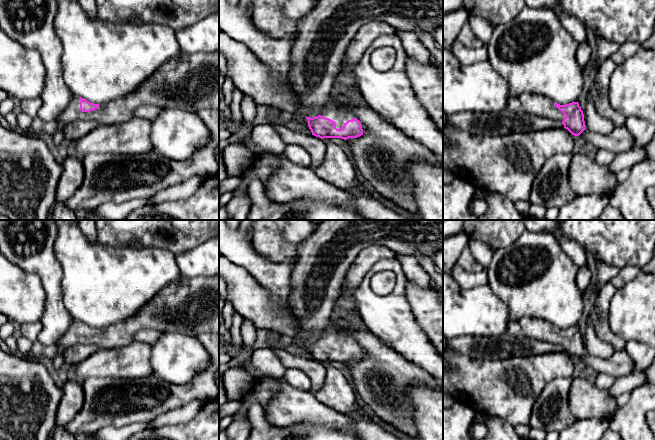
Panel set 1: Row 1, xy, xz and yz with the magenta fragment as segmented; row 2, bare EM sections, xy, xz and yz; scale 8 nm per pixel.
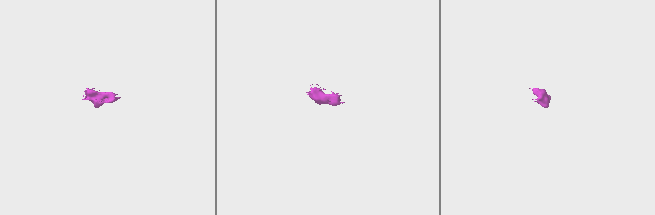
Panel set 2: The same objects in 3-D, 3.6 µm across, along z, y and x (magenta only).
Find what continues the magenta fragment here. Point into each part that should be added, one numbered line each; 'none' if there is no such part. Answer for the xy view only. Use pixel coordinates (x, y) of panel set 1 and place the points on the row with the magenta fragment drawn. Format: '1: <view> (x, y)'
1: xy (191, 83)

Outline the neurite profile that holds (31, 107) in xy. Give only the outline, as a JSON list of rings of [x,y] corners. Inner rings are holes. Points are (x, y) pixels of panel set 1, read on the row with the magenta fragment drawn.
[[[41,98],[22,99],[20,100],[19,111],[22,111],[26,113],[28,116],[35,118],[41,106],[42,106]]]

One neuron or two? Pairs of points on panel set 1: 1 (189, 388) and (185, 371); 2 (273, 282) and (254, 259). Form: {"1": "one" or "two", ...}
{"1": "two", "2": "one"}

